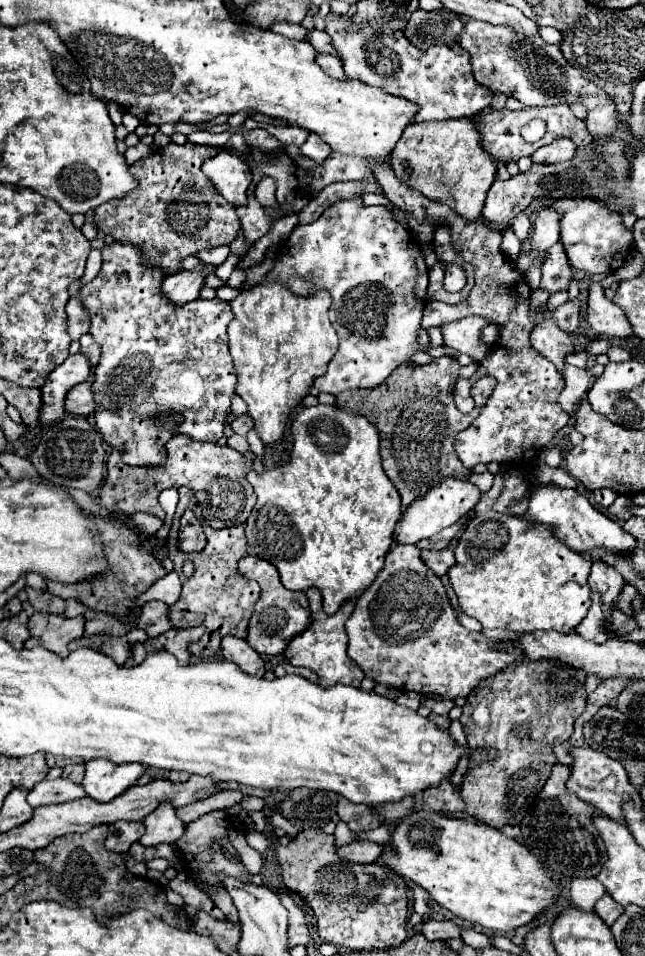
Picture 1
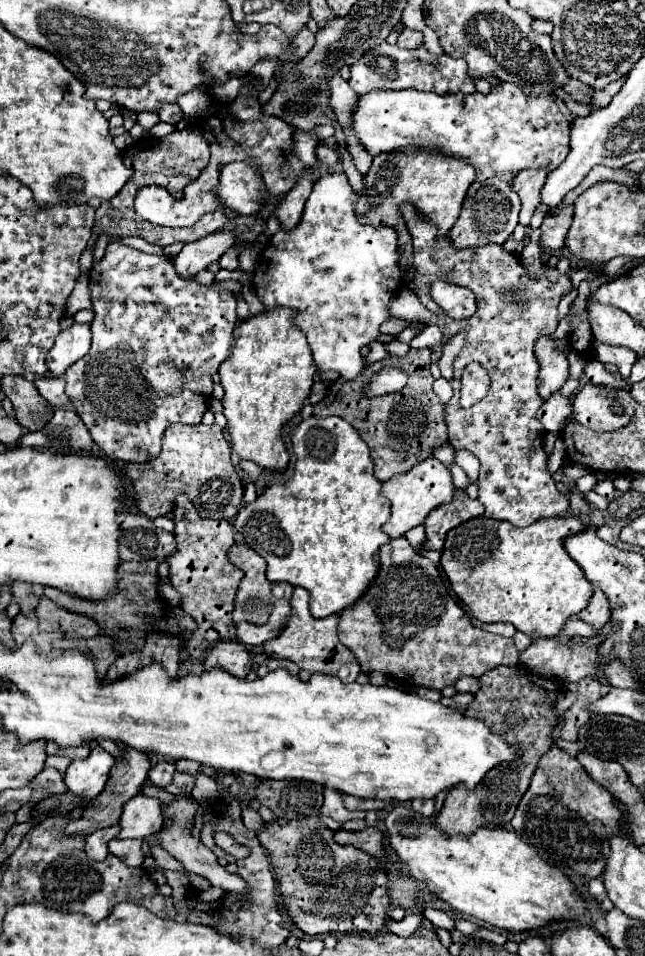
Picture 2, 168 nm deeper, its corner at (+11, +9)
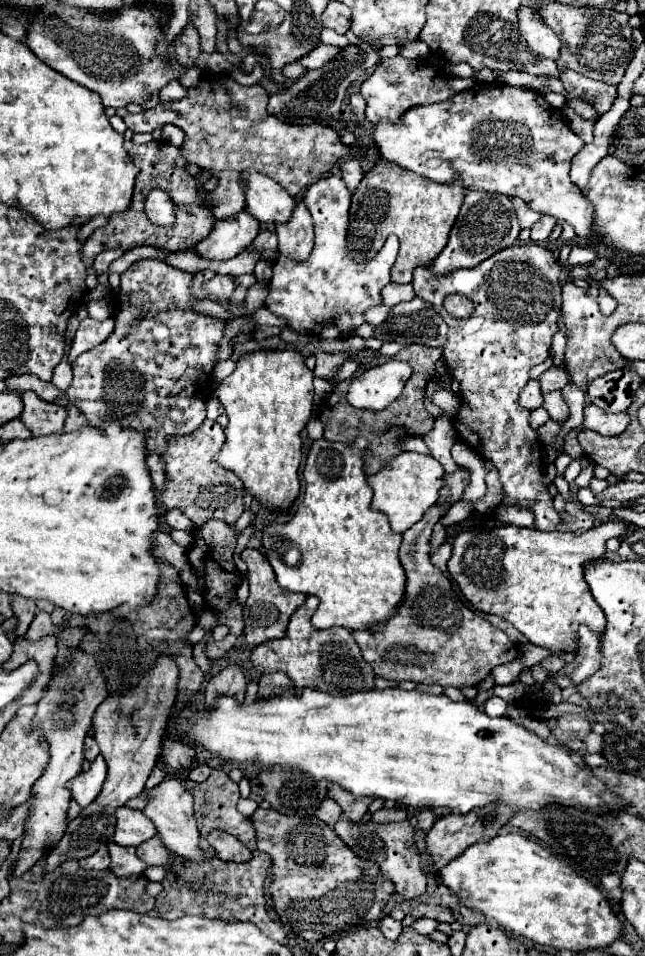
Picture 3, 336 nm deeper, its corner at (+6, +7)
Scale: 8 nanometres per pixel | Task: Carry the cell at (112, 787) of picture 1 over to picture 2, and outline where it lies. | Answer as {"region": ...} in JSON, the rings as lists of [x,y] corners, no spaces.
{"region":[[[100,745],[92,747],[86,759],[72,761],[66,769],[64,781],[68,785],[68,791],[82,799],[94,799],[104,789],[114,765],[116,759],[110,753],[106,753]]]}

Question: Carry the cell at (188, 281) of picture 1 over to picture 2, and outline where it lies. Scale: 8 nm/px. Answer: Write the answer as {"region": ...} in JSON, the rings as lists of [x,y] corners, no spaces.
{"region":[[[220,231],[214,235],[208,235],[200,241],[192,241],[184,245],[178,257],[172,259],[176,273],[182,275],[182,279],[194,279],[196,273],[204,271],[210,263],[218,261],[218,257],[228,251],[234,245],[232,233]]]}

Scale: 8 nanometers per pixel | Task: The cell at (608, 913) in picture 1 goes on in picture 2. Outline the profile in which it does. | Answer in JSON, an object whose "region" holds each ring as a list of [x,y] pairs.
{"region":[[[600,877],[590,879],[590,883],[588,883],[588,893],[590,893],[590,897],[594,897],[594,901],[600,905],[602,911],[610,911],[610,909],[614,907],[612,901],[608,899],[608,895],[606,895],[606,889],[604,889],[604,883],[602,883]]]}

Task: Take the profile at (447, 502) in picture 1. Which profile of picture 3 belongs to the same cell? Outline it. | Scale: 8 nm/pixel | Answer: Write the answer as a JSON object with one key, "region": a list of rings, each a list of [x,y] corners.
{"region":[[[399,453],[389,461],[389,469],[381,469],[373,475],[367,475],[367,483],[373,489],[371,507],[383,515],[387,515],[391,529],[395,533],[405,533],[411,525],[421,521],[425,511],[437,503],[439,489],[443,485],[445,469],[431,455],[419,453]]]}

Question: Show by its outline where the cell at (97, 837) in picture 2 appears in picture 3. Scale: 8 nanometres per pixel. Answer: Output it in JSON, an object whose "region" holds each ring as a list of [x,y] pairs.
{"region":[[[101,845],[101,849],[95,855],[85,857],[79,863],[81,863],[83,869],[95,869],[95,871],[107,869],[109,867],[109,851],[107,851],[107,845]]]}

